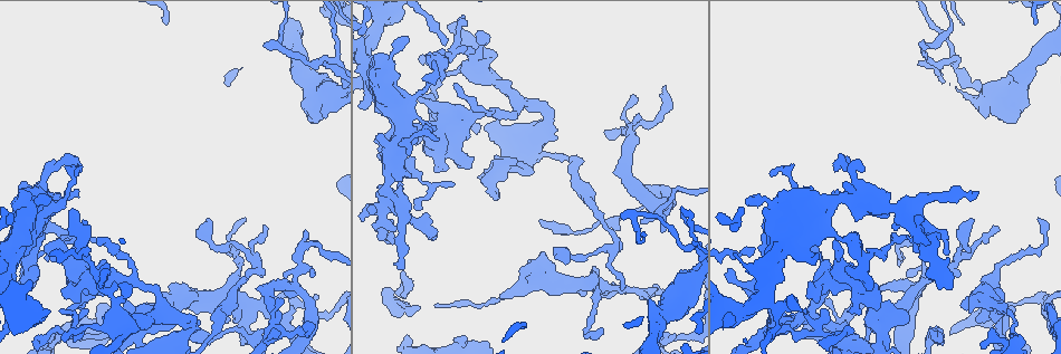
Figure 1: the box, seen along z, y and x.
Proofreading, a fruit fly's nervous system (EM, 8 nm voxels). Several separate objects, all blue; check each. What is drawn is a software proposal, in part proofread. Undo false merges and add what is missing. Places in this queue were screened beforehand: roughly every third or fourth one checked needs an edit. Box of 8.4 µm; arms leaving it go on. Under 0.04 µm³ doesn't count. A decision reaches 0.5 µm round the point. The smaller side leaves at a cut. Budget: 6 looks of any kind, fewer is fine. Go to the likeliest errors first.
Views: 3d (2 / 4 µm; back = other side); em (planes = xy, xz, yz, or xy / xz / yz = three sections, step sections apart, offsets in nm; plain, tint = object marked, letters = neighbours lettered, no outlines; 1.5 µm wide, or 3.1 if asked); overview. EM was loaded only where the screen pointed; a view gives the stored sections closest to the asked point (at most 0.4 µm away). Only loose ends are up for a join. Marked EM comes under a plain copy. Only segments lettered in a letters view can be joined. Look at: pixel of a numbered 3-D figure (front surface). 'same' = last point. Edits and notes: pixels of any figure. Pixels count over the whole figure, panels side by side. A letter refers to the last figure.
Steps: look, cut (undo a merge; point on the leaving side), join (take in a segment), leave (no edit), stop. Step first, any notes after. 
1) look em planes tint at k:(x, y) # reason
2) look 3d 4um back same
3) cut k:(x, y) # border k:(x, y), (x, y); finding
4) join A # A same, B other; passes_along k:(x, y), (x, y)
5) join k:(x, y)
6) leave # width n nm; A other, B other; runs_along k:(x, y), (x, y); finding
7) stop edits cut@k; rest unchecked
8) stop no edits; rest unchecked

look 3d 4um at 1:(601, 329) # branch stops here

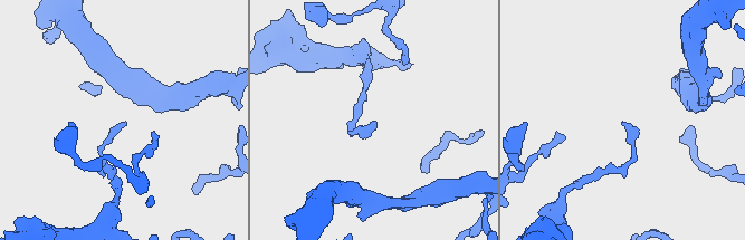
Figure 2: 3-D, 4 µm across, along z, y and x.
look em yz step 8 letters at 2:(375, 123)

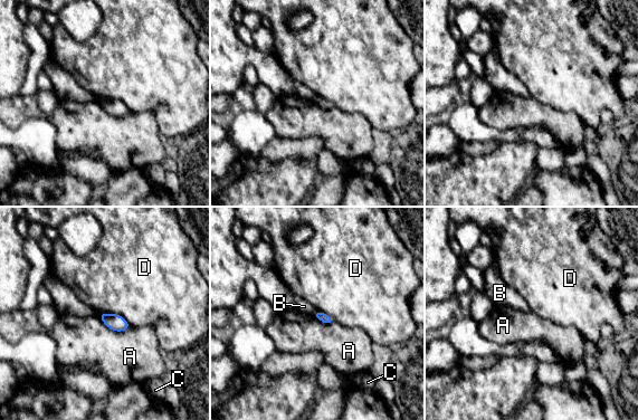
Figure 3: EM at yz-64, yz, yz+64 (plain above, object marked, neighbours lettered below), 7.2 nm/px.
look em planes letters same

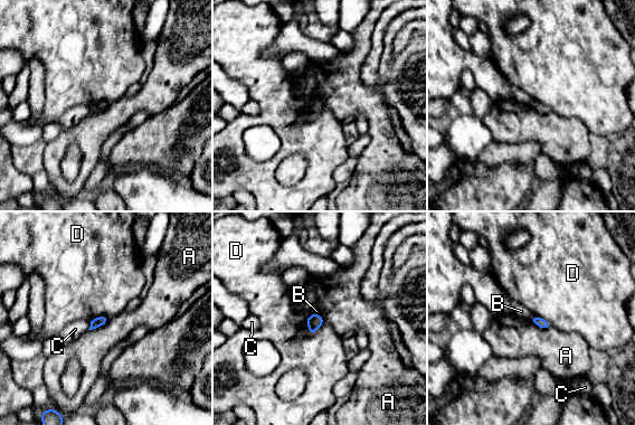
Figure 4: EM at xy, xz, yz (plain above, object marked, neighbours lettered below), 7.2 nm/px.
leave # longest_contact A 180 nm; A other, B other, C other, D other; border 4:(529, 320), (541, 328), (552, 327); none of them fits

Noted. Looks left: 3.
look em xy step 8 tint at 1:(939, 236) # free end

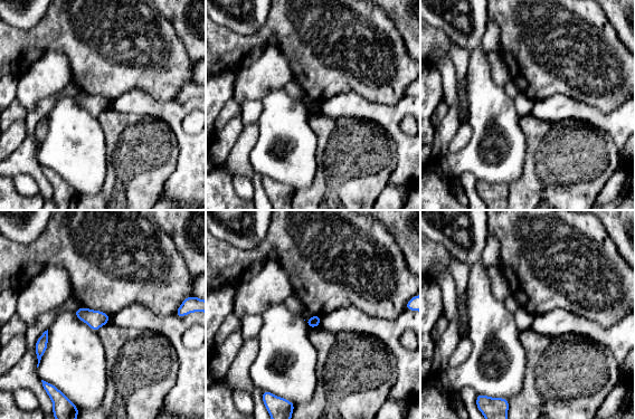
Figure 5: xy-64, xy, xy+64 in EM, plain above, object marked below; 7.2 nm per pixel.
look em planes letters same

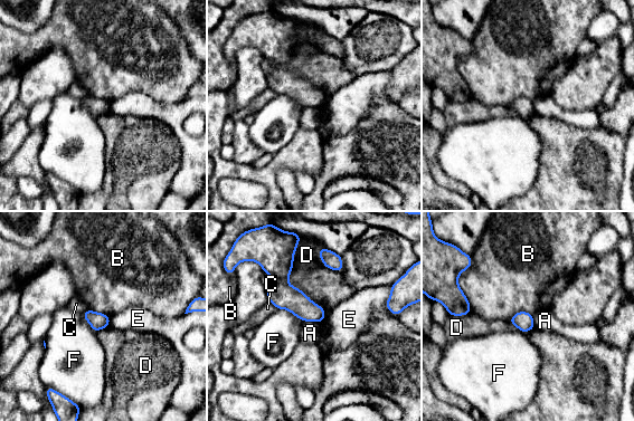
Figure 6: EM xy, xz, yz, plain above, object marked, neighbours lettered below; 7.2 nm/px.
leave # width 130 nm; A other, B other, C other, D other, E other, F other; border 6:(303, 321), (316, 323); no lettered segment goes on from it

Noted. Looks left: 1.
look em planes letters at 1:(782, 282) # an open end

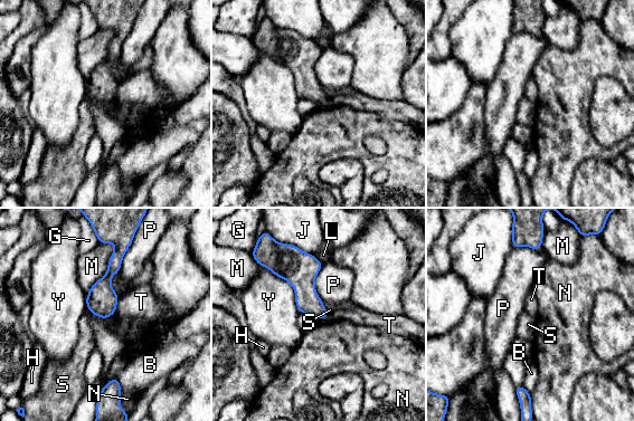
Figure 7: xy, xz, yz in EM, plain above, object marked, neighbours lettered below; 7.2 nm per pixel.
leave # B other, G other, H other, J other, L other, M other, N other, P other, S other, T other, Y other; no lettered segment goes on from it

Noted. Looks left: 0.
stop no edits; rest unchecked

